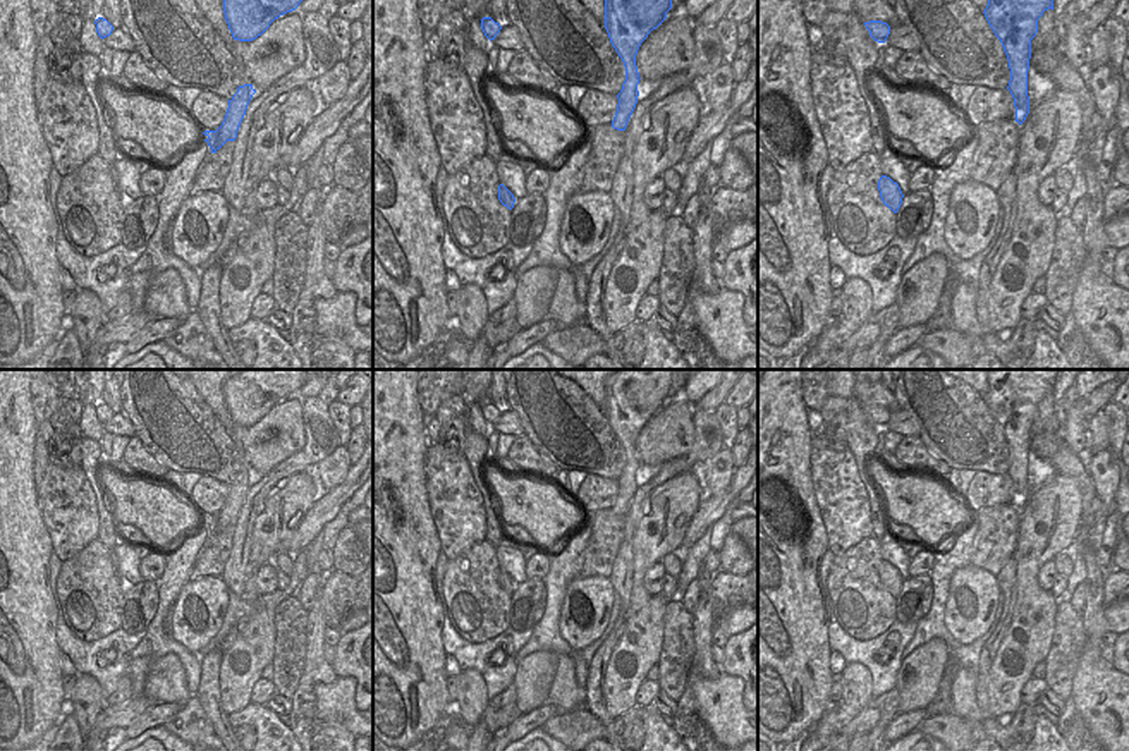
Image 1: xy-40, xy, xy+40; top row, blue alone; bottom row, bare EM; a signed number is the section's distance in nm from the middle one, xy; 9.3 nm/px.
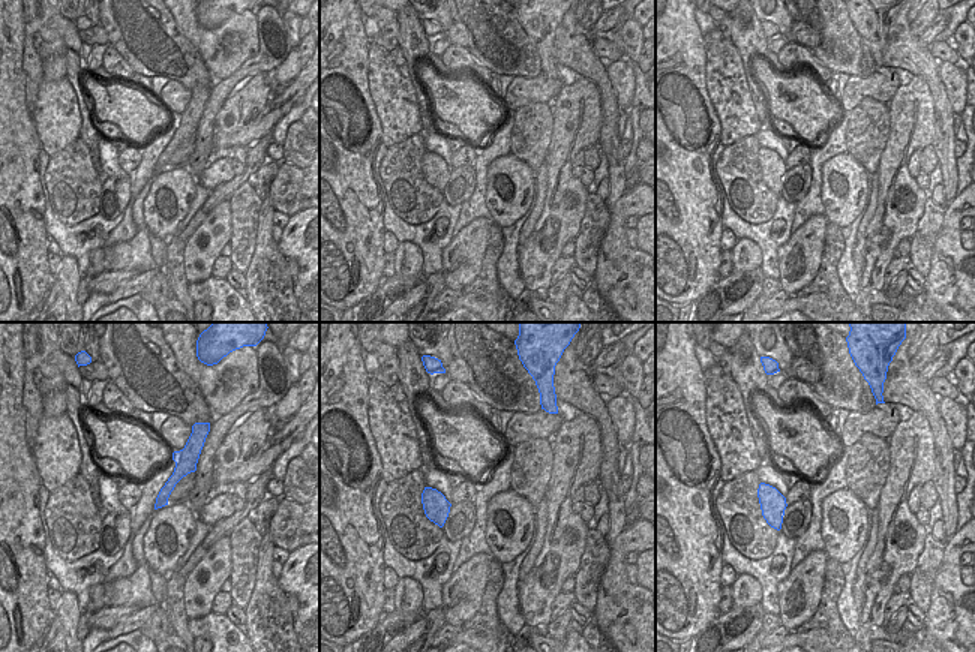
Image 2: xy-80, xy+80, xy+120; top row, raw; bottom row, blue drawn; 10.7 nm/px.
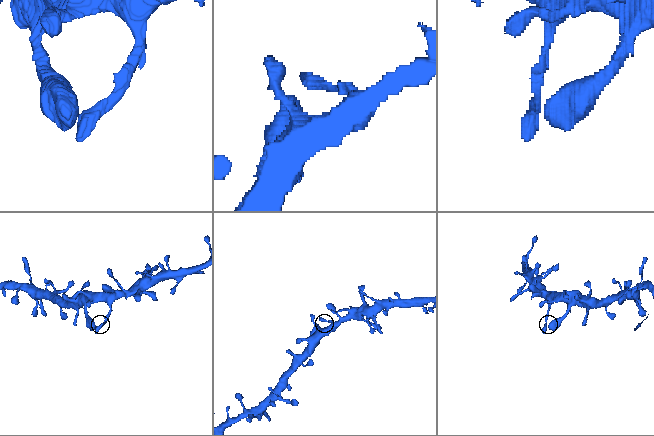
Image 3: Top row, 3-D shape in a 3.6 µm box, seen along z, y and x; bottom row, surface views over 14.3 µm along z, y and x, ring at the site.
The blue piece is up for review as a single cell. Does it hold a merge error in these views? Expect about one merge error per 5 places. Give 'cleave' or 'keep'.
keep

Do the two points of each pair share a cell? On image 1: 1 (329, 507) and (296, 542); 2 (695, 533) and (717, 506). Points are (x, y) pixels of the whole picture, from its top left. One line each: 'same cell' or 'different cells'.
1: same cell
2: same cell

